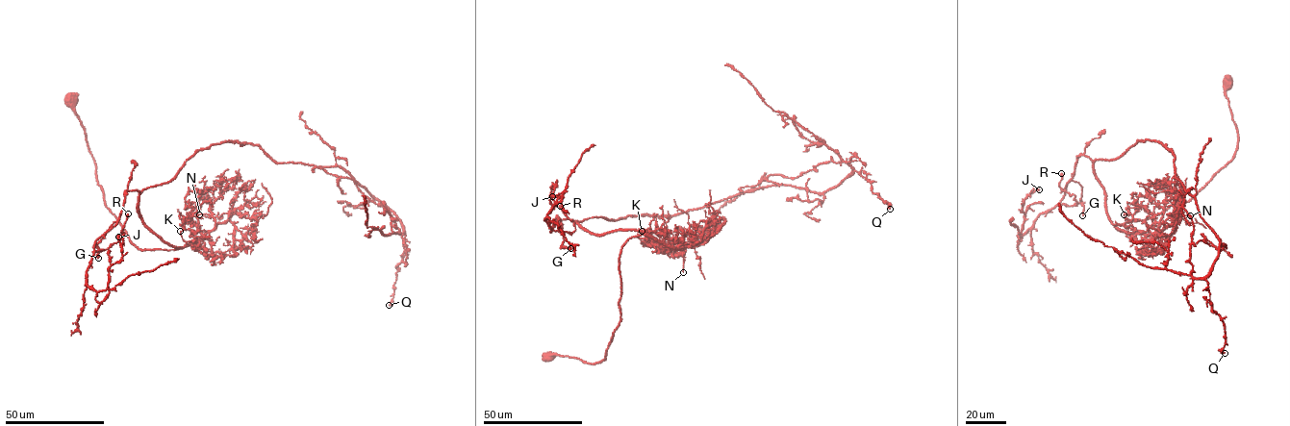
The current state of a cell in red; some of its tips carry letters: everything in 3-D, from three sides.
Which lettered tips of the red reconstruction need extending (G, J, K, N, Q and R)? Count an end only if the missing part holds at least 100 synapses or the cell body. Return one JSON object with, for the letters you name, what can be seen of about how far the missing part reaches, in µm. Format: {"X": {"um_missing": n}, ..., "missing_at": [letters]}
{"missing_at": []}

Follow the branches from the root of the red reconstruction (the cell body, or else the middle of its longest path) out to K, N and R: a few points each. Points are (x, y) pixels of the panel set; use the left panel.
K: (69, 101), (106, 206), (131, 242), (142, 250), (171, 250), (201, 235), (185, 241), (180, 231)
N: (69, 101), (85, 131), (106, 206), (131, 242), (143, 250), (197, 242), (214, 224), (211, 214), (199, 214)
R: (69, 101), (131, 242), (177, 248), (145, 225), (137, 190), (93, 250), (120, 240), (128, 213)

